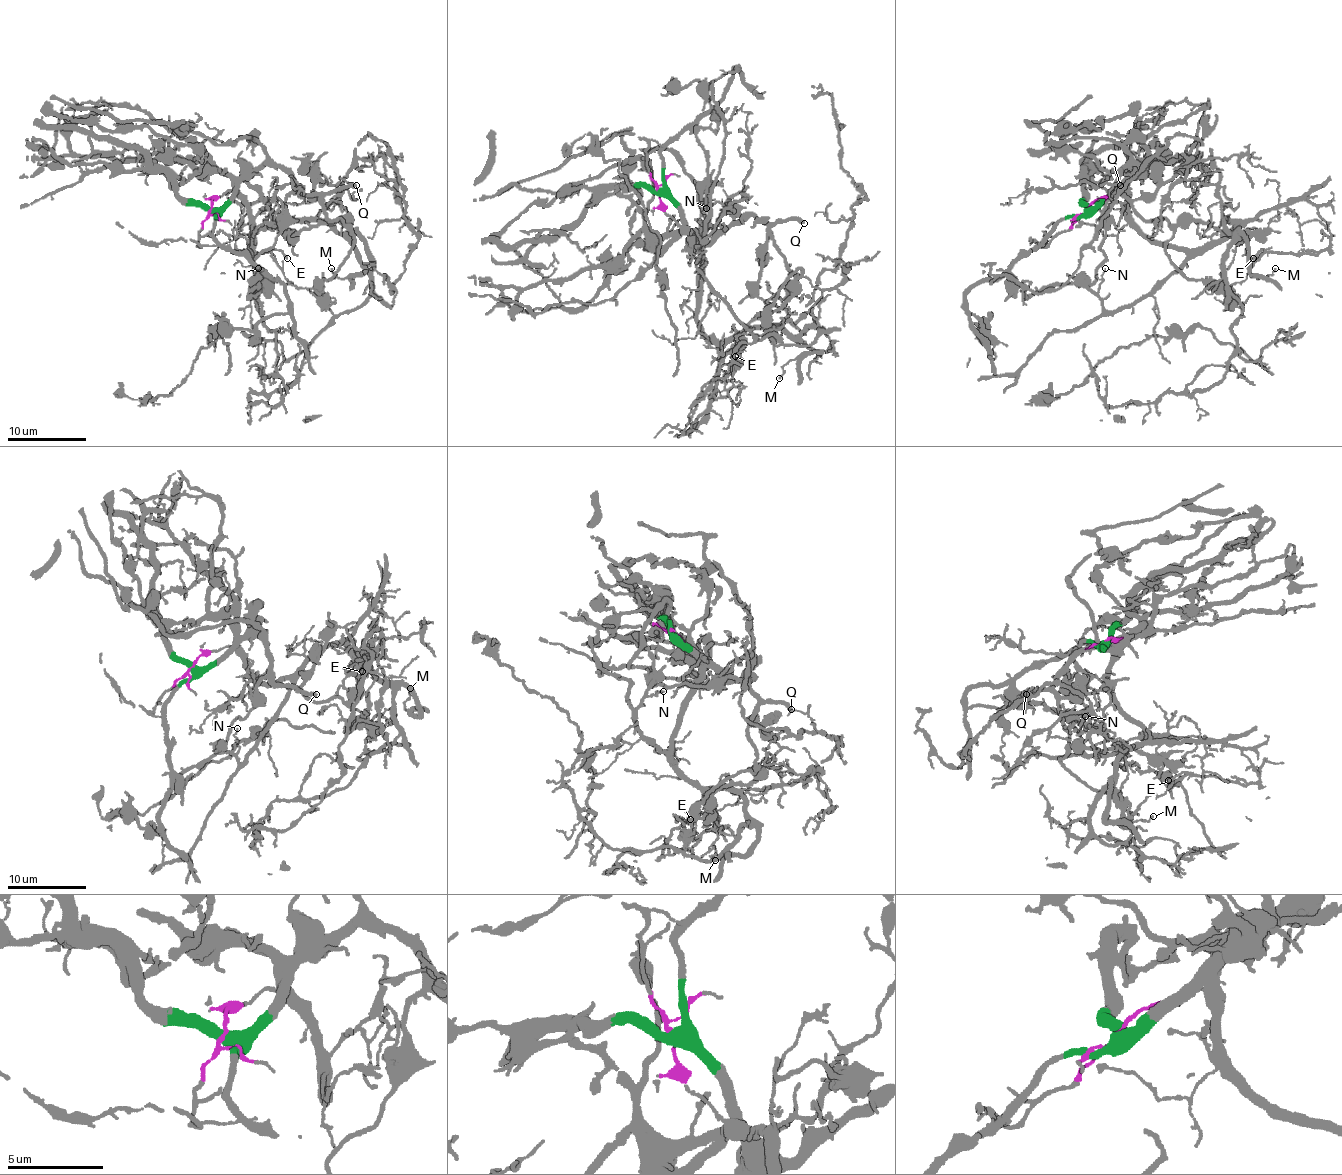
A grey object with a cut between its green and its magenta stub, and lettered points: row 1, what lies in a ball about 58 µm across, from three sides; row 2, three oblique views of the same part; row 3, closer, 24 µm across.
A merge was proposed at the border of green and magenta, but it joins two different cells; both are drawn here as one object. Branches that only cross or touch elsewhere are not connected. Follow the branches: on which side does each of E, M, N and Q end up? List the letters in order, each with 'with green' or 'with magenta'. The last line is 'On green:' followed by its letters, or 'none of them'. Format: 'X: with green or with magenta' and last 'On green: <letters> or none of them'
E: with magenta
M: with magenta
N: with magenta
Q: with green
On green: Q

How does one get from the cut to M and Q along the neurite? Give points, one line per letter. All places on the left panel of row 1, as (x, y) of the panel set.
M: (210, 210), (230, 190), (246, 206), (250, 249), (275, 225), (352, 231), (372, 263), (342, 279), (330, 269)
Q: (210, 210), (218, 210), (234, 188), (257, 168), (277, 164), (303, 194), (334, 192), (356, 184)

